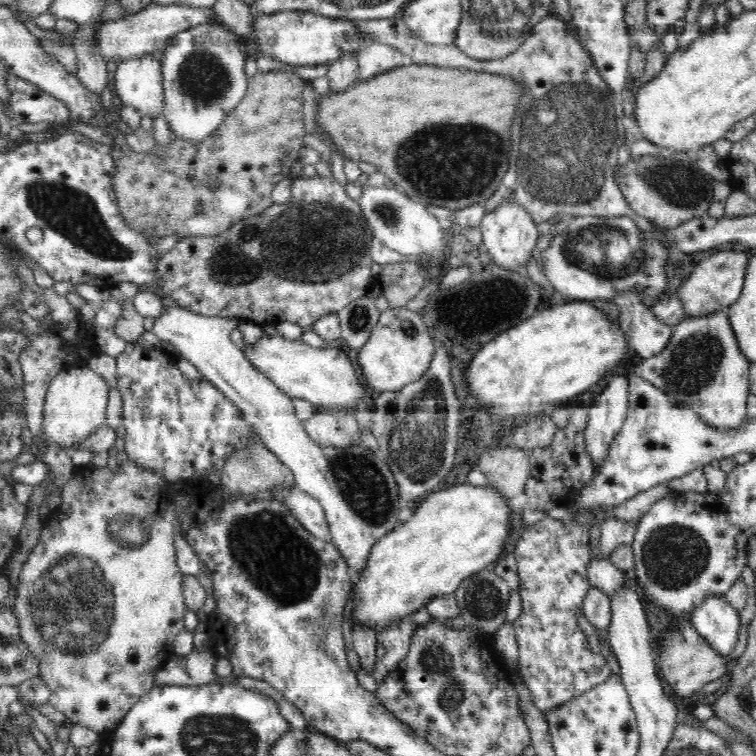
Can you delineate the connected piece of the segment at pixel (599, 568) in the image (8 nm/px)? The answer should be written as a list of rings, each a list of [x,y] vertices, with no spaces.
[[[592,559],[587,566],[587,575],[591,586],[604,591],[610,598],[628,584],[622,570],[608,559]]]

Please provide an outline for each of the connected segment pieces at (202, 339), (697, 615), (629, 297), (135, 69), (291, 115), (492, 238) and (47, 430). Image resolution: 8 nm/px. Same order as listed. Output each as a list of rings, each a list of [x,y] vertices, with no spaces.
[[[166,301],[166,310],[160,314],[160,318],[154,320],[151,331],[165,345],[174,346],[179,355],[189,360],[207,381],[220,389],[233,402],[243,414],[243,418],[255,429],[264,447],[279,458],[287,472],[294,474],[295,488],[302,489],[318,499],[324,509],[330,534],[332,534],[332,544],[340,551],[346,564],[355,570],[356,574],[362,574],[372,548],[386,534],[401,524],[398,521],[398,486],[390,466],[378,456],[378,453],[368,450],[362,444],[336,449],[322,447],[313,442],[307,436],[302,422],[296,417],[293,399],[278,388],[262,371],[256,369],[246,358],[242,348],[238,348],[230,339],[230,332],[239,325],[239,322],[240,320],[235,318],[200,316]]]
[[[722,595],[708,596],[688,616],[696,632],[722,656],[730,654],[741,629],[739,613]]]
[[[628,289],[613,298],[618,305],[618,325],[620,331],[626,335],[628,346],[636,351],[641,360],[650,358],[671,341],[673,327],[664,324],[643,303],[643,297],[636,291]]]
[[[136,56],[112,66],[115,71],[114,88],[122,100],[122,104],[133,106],[141,116],[156,118],[163,112],[165,96],[163,93],[163,78],[161,60],[156,56]]]
[[[273,71],[273,72],[256,72],[254,76],[249,78],[247,83],[247,91],[244,98],[239,102],[238,106],[229,112],[220,126],[208,138],[201,141],[188,141],[180,139],[176,135],[171,135],[171,143],[164,147],[158,145],[150,154],[138,153],[130,149],[128,145],[114,145],[111,150],[113,162],[115,162],[115,169],[113,170],[113,189],[118,200],[118,207],[120,214],[123,216],[124,222],[131,226],[137,232],[145,232],[149,238],[166,238],[166,236],[175,236],[175,238],[184,238],[184,236],[216,236],[220,232],[227,231],[232,224],[246,220],[250,216],[256,216],[260,212],[264,212],[266,208],[273,204],[271,200],[271,192],[273,188],[290,174],[290,168],[299,160],[299,156],[305,147],[304,136],[306,130],[304,129],[302,106],[304,106],[304,99],[302,98],[304,92],[304,79],[300,79],[294,71]]]
[[[508,202],[486,213],[480,223],[482,246],[492,256],[495,264],[514,272],[523,272],[526,262],[532,258],[539,234],[532,215],[516,202]]]
[[[68,367],[60,371],[48,385],[46,398],[44,401],[44,435],[46,439],[58,445],[61,450],[72,449],[84,443],[90,436],[94,435],[99,427],[106,424],[106,411],[108,405],[108,383],[102,376],[96,374],[91,368]]]

